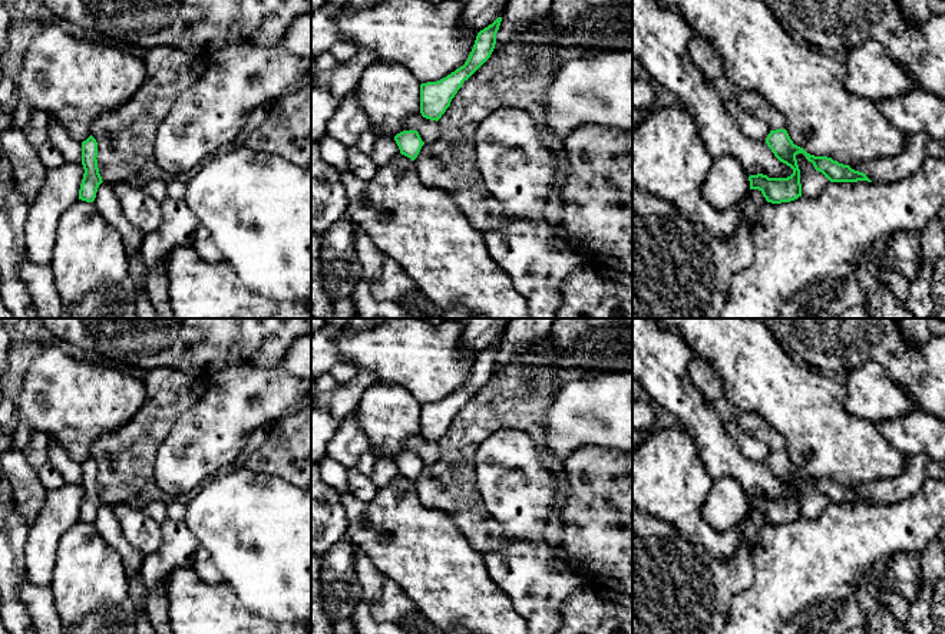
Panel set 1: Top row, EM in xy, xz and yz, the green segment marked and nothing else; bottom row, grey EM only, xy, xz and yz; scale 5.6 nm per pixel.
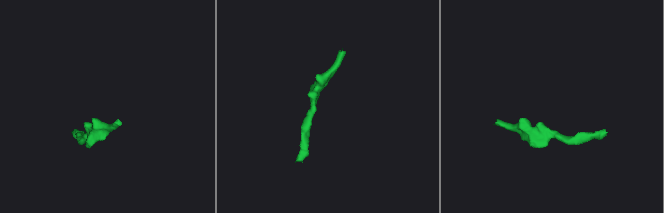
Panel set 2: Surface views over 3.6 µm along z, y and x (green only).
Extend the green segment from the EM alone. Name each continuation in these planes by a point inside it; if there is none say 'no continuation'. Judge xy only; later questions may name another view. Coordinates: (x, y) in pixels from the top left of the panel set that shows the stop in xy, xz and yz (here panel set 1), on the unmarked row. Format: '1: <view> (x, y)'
no continuation

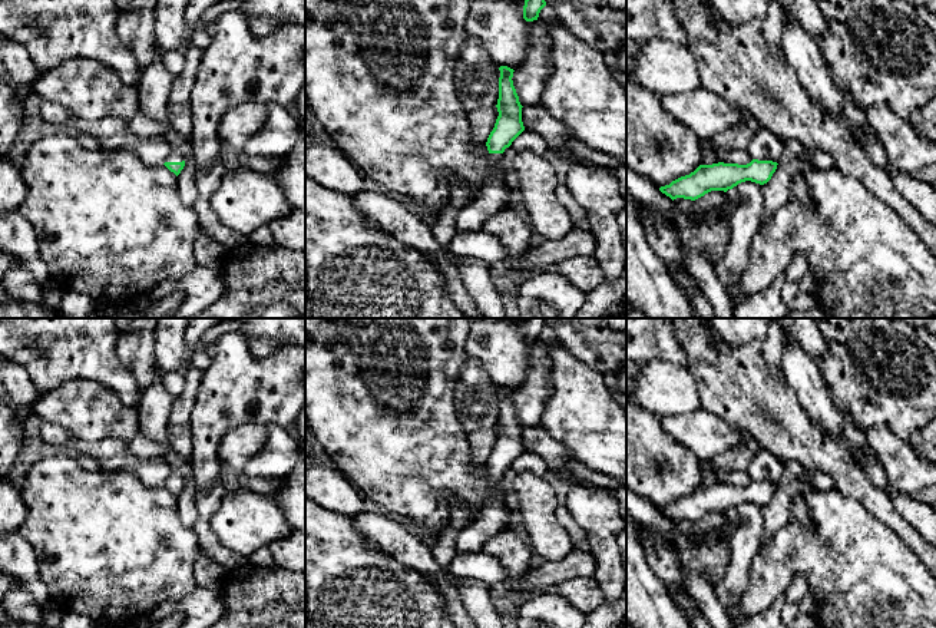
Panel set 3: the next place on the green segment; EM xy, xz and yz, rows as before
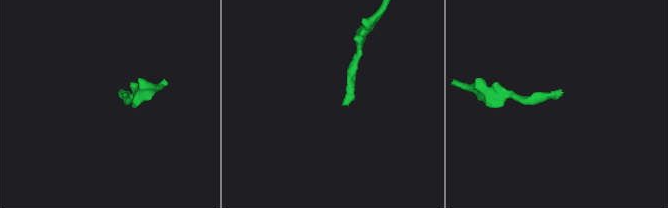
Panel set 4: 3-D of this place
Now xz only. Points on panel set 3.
1: xz (495, 516)

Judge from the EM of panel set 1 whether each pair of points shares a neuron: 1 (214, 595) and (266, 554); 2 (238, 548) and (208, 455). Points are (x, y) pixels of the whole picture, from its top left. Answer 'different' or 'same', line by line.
1: different
2: different

